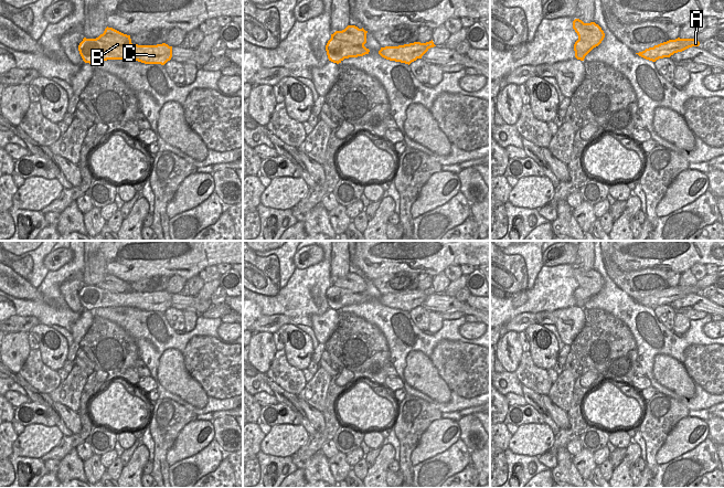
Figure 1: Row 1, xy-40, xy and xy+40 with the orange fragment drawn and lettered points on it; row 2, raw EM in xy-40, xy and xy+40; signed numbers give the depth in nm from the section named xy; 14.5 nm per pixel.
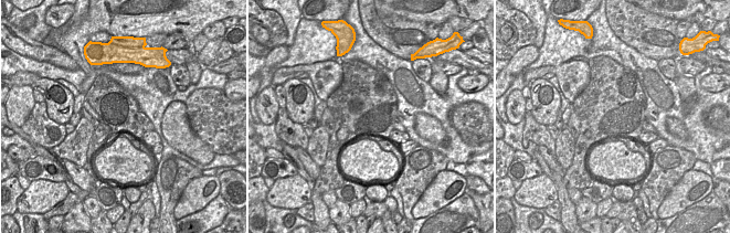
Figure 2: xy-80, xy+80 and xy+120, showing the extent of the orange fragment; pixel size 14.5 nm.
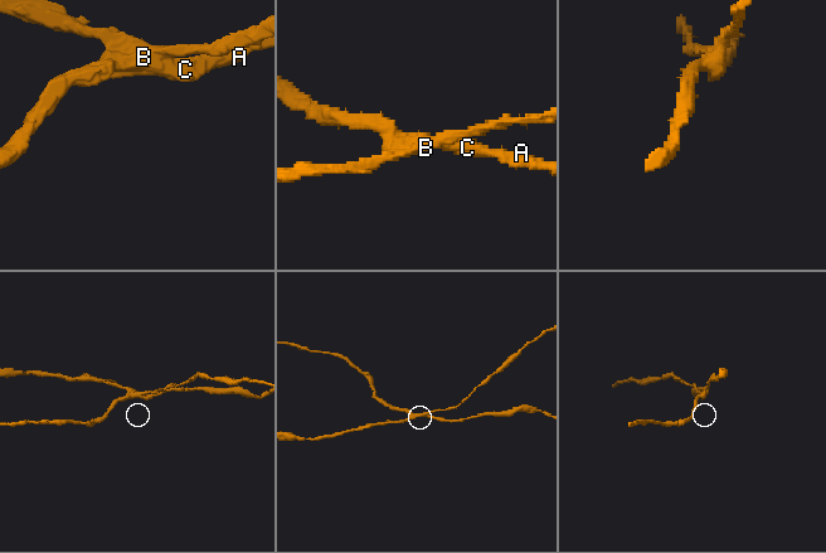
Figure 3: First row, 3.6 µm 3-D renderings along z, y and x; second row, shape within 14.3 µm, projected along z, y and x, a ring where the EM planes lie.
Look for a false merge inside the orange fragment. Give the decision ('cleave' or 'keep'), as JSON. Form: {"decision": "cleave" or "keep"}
{"decision": "cleave"}

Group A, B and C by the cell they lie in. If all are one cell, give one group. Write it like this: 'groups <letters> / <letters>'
groups A C / B

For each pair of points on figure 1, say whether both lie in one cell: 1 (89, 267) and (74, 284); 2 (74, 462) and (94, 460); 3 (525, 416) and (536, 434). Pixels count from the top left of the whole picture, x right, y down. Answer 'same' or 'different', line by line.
1: different
2: different
3: different

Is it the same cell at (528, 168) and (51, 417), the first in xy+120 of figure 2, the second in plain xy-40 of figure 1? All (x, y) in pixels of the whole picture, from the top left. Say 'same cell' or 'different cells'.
same cell

